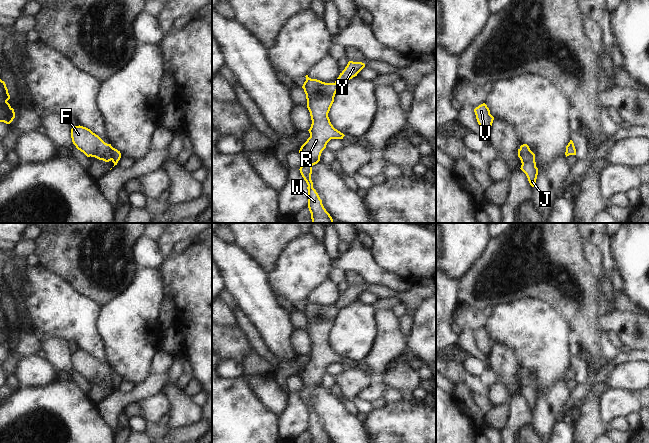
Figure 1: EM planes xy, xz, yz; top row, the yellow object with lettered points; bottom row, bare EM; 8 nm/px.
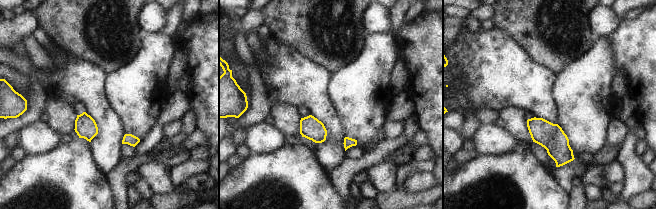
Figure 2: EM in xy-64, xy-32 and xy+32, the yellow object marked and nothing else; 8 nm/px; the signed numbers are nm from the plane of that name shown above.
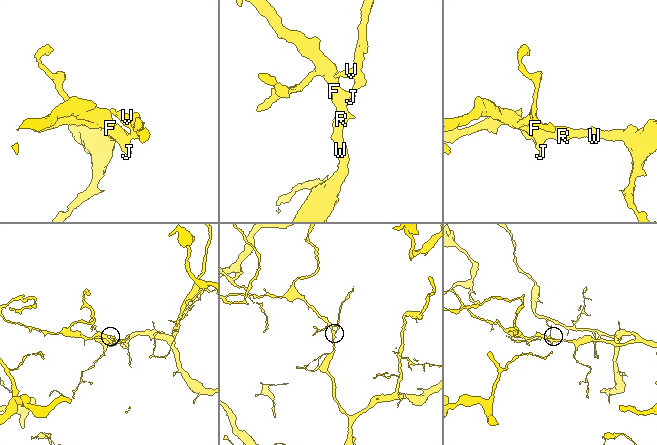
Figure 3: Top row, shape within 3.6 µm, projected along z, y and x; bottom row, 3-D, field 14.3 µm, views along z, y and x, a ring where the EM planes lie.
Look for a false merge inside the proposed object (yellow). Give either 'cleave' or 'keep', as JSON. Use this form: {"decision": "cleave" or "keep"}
{"decision": "cleave"}

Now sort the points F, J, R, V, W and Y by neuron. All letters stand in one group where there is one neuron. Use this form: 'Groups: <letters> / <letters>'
Groups: F J R W / V Y

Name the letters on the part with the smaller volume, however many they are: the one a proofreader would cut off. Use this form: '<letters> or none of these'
V, Y

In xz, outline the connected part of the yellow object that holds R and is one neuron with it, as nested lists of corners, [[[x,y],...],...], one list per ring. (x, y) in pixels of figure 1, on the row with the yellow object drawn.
[[[305,76],[302,88],[306,94],[307,108],[310,112],[312,124],[308,130],[310,137],[301,146],[299,153],[303,159],[300,173],[308,187],[308,208],[312,223],[333,223],[333,219],[326,211],[318,193],[313,188],[311,180],[312,166],[320,161],[322,151],[331,139],[343,139],[343,133],[333,127],[328,117],[338,90],[336,83],[325,83]]]

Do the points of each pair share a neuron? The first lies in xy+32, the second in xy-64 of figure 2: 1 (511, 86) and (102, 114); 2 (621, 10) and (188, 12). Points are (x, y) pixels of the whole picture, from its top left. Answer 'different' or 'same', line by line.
1: same
2: different

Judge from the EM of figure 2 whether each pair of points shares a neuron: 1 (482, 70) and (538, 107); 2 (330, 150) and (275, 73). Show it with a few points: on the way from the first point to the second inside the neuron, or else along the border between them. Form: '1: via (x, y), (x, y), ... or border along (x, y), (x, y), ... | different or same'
1: via (496, 71), (506, 75), (524, 93) | same
2: via (332, 128), (332, 120), (297, 85) | same

